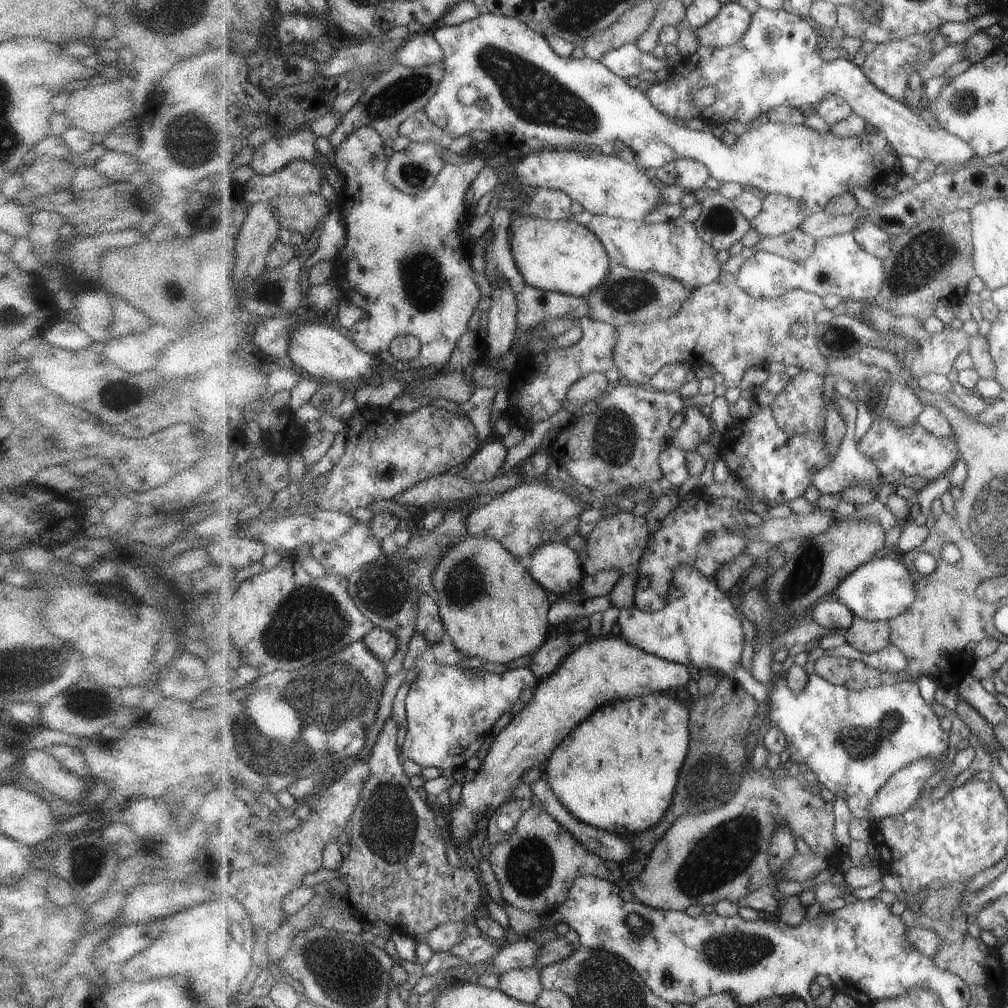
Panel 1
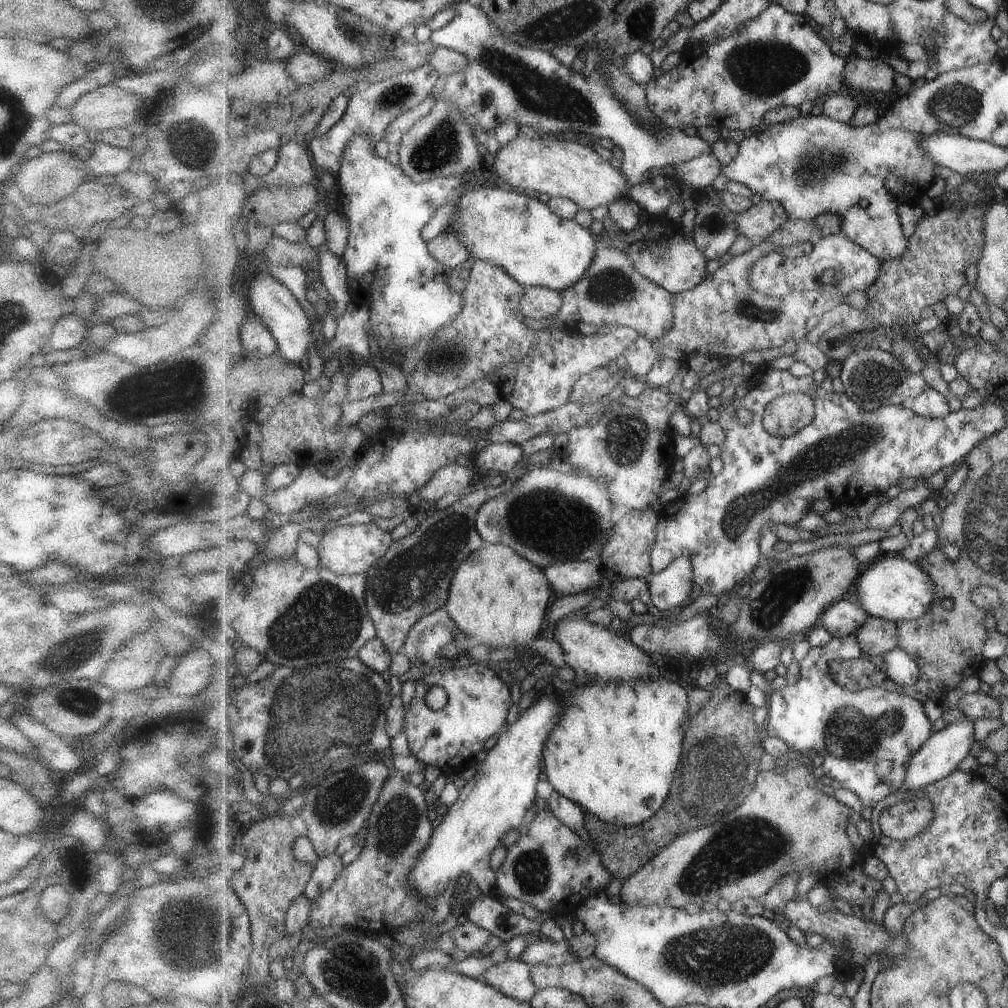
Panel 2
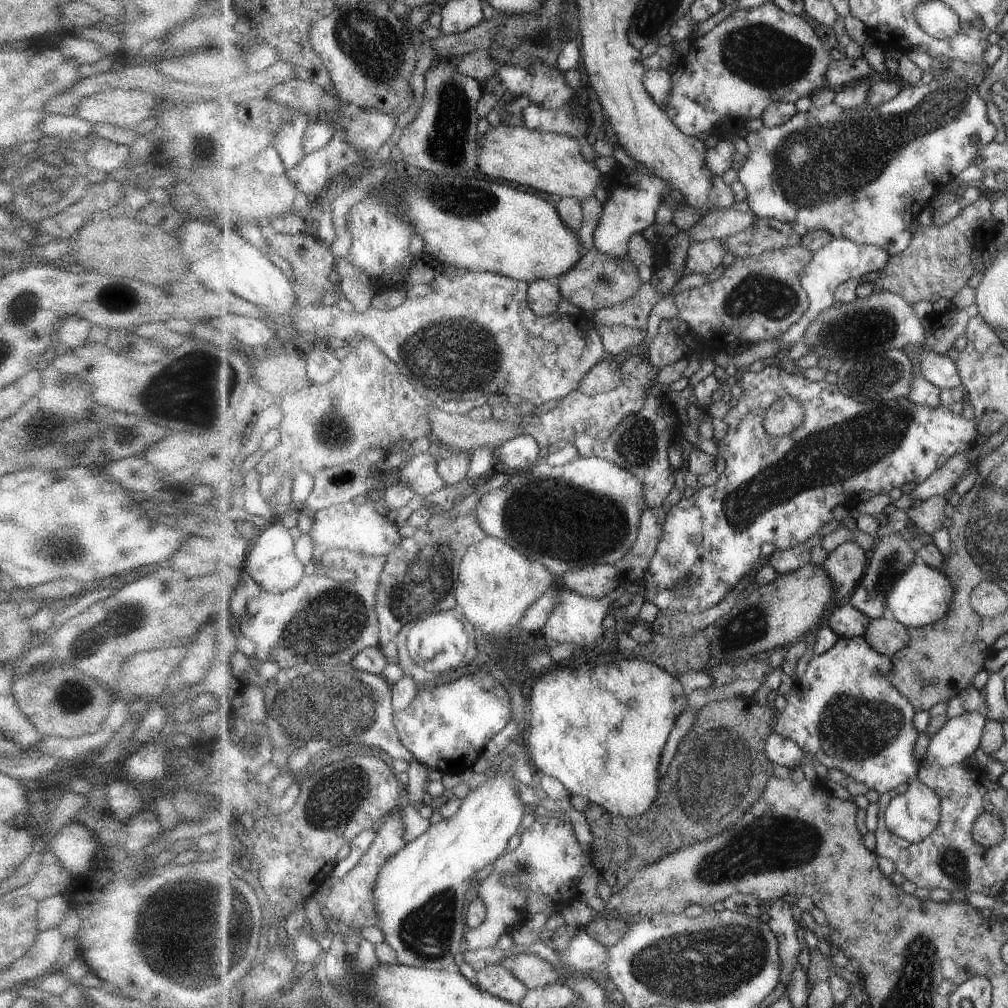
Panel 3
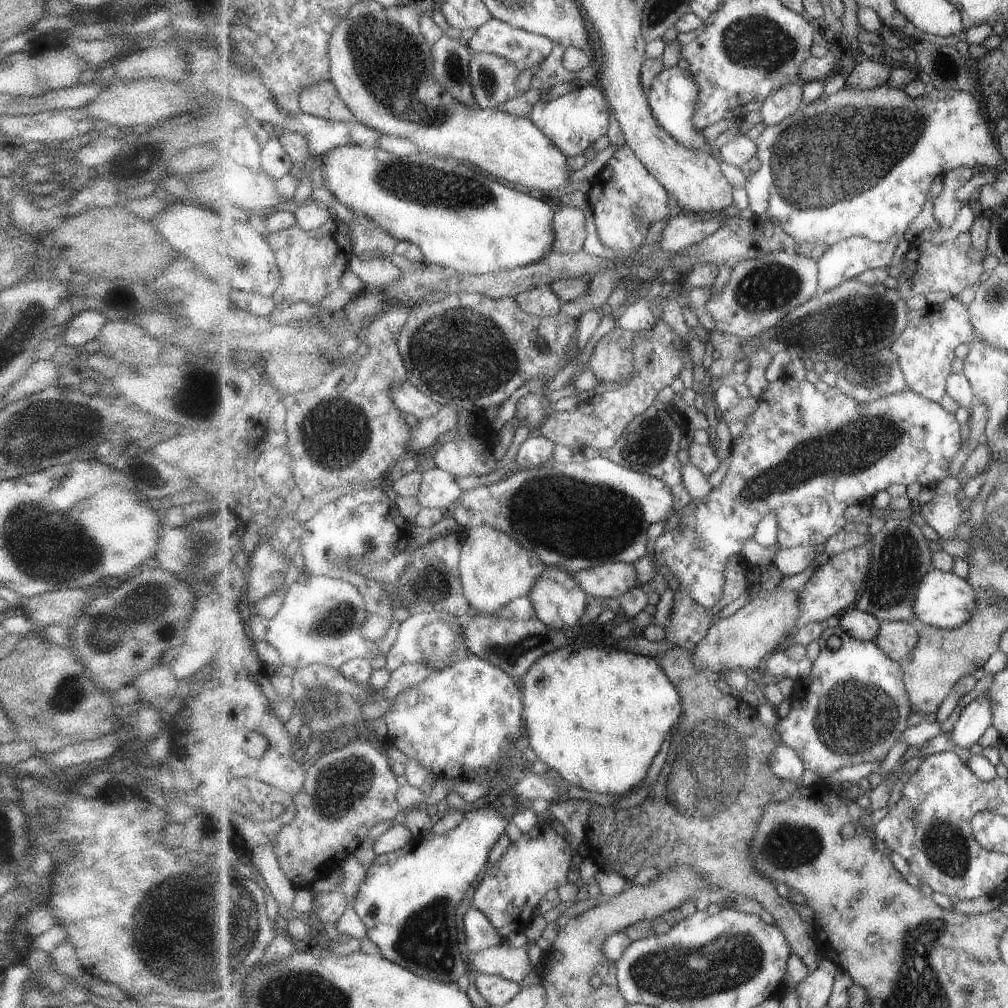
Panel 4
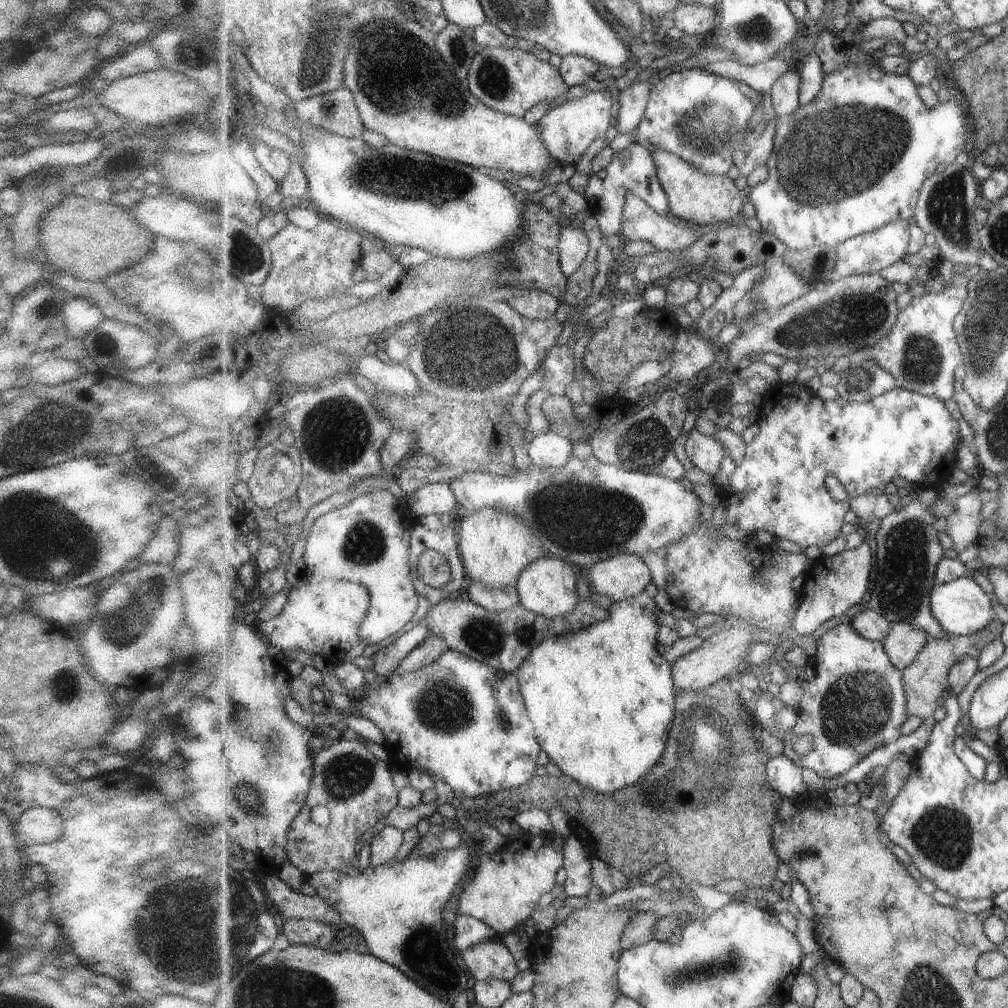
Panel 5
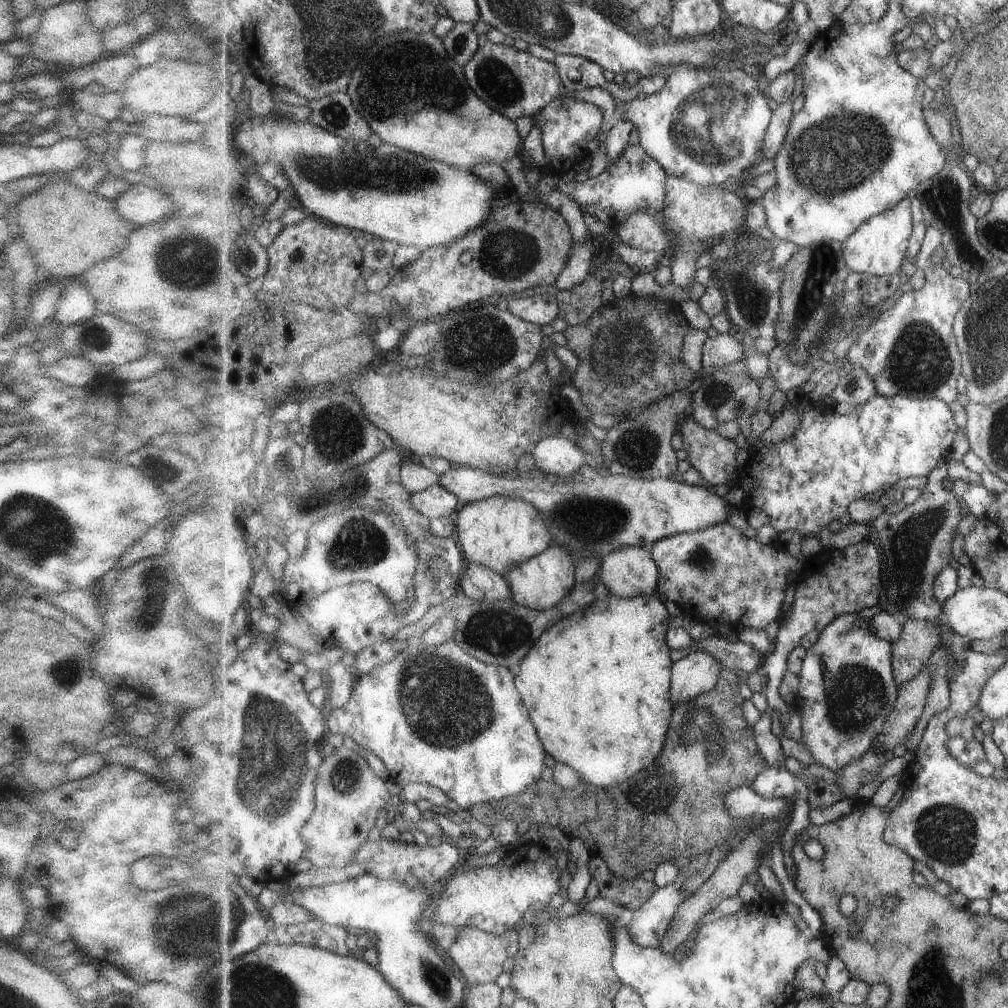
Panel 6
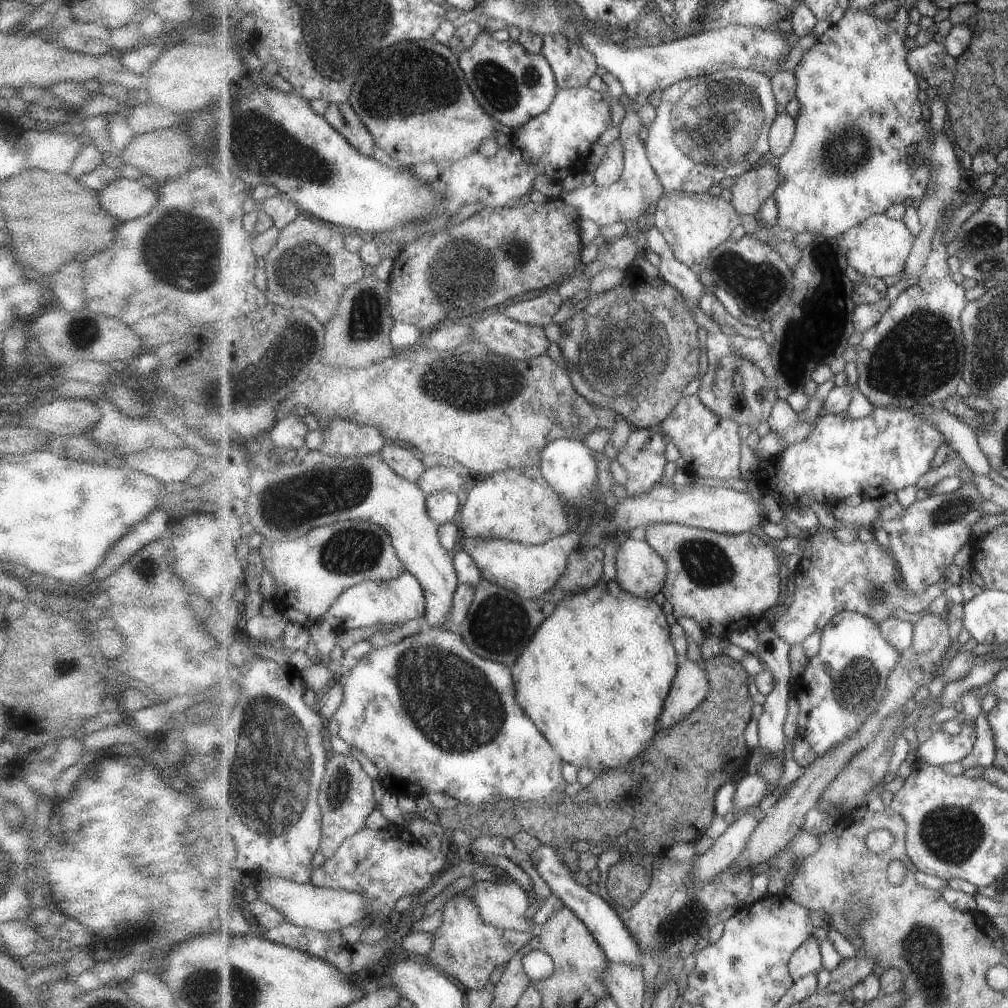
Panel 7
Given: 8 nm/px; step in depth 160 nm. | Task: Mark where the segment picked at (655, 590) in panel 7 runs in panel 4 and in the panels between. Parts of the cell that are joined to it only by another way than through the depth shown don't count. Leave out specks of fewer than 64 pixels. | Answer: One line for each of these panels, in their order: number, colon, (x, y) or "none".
4: (610, 580)
5: (620, 577)
6: (629, 572)

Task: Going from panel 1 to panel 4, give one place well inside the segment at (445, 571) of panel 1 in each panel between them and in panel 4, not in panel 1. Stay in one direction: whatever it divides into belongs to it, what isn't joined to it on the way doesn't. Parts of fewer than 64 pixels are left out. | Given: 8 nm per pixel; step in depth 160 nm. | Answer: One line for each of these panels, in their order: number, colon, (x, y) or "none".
2: (498, 598)
3: (496, 586)
4: (495, 569)

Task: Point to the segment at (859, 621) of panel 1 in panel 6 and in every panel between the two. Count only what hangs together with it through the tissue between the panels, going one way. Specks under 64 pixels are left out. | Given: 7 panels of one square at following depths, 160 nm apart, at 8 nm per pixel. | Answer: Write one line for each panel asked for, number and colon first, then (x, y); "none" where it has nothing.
2: (878, 636)
3: (888, 636)
4: (898, 639)
5: (904, 643)
6: (919, 639)

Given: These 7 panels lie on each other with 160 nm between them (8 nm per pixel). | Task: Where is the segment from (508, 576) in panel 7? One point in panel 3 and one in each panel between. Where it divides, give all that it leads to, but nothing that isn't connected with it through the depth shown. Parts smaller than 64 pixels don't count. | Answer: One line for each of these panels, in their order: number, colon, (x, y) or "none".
3: (577, 621)
4: (559, 601)
5: (549, 588)
6: (541, 582)

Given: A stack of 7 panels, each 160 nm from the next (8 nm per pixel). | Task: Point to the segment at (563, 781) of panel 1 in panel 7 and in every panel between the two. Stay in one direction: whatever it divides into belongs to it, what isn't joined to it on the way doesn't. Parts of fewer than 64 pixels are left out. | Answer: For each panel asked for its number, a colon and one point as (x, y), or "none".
2: (615, 750)
3: (600, 730)
4: (598, 715)
5: (603, 700)
6: (599, 693)
7: (595, 678)

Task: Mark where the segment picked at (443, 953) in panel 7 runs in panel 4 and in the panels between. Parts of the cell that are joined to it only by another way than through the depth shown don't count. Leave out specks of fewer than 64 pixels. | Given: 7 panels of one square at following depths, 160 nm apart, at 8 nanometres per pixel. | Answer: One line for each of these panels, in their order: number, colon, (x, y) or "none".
4: (512, 963)
5: (491, 958)
6: (482, 956)

